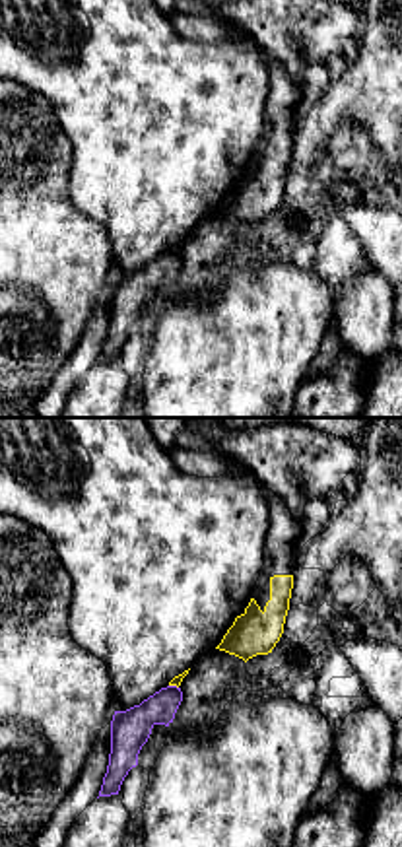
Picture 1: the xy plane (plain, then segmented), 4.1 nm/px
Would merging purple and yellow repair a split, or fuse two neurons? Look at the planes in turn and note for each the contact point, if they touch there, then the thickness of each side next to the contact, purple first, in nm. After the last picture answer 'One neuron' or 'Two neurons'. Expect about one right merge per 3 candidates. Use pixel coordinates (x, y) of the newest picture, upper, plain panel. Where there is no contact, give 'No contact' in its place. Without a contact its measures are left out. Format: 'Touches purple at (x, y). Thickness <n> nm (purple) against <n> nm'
Touches purple at (173, 251). Thickness 160 nm (purple) against 40 nm

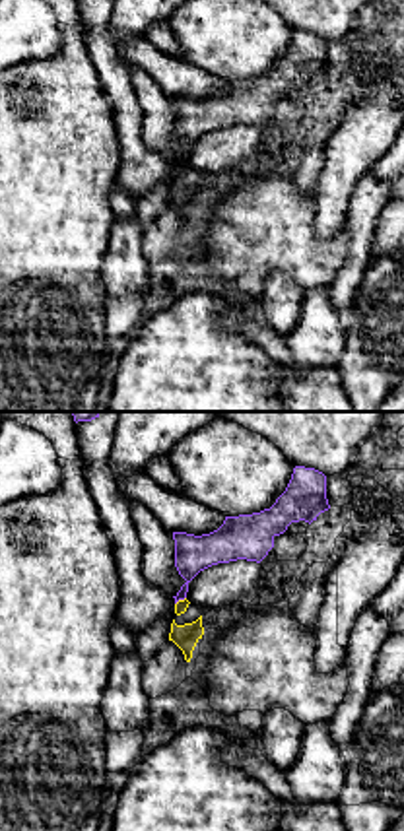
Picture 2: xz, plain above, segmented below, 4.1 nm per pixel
Touches purple at (179, 164). Thickness 160 nm (purple) against 50 nm

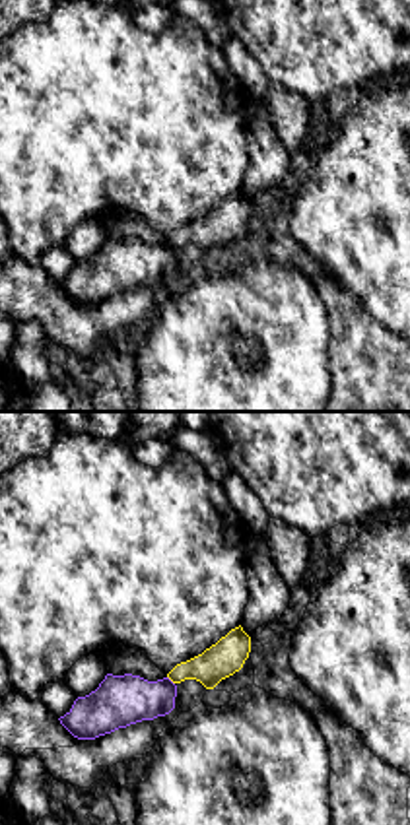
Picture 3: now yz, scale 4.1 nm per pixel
Touches purple at (170, 245). Thickness 220 nm (purple) against 150 nm

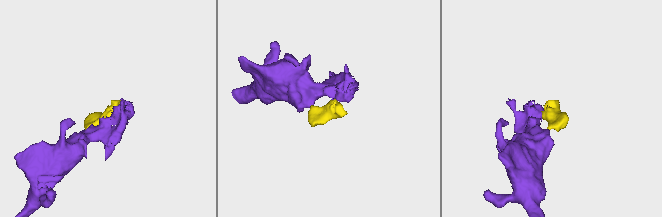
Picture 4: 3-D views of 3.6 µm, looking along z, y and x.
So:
Two neurons

